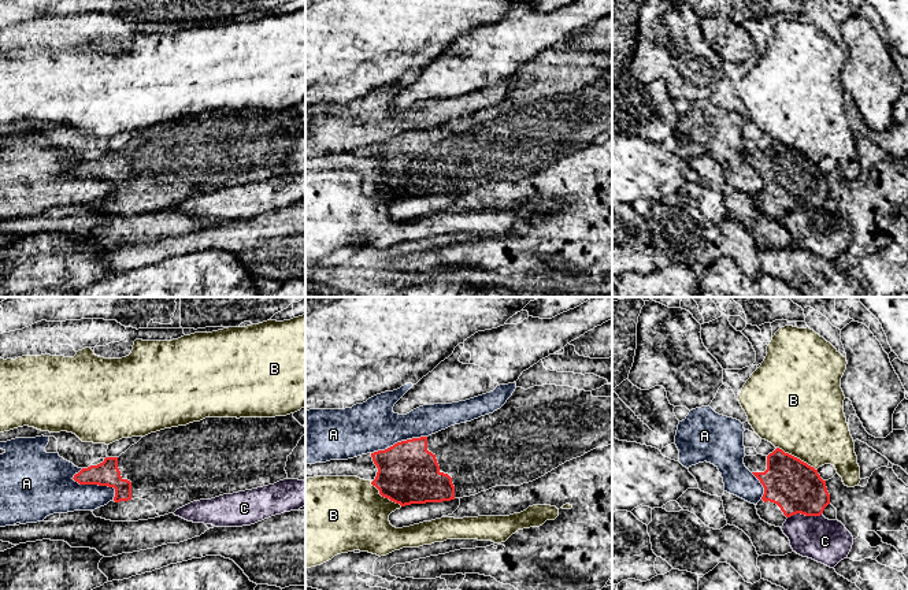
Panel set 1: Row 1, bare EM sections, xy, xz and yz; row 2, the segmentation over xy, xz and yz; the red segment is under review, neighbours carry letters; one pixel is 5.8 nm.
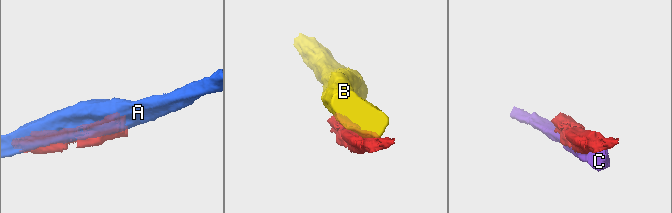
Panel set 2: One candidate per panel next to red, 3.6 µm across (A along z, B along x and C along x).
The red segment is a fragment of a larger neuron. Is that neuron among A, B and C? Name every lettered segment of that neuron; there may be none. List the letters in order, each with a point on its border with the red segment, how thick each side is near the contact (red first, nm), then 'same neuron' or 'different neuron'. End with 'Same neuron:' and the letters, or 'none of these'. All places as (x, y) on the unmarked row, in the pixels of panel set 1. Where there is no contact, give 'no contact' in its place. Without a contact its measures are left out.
A: meets red in xy at (97, 177); 140 nm thick on the red side, 240 nm on the other; different neuron
B: meets red in yz at (796, 151); 300 nm thick on the red side, 460 nm on the other; different neuron
C: meets red in yz at (804, 207); 300 nm thick on the red side, 260 nm on the other; different neuron
Same neuron: none of these

